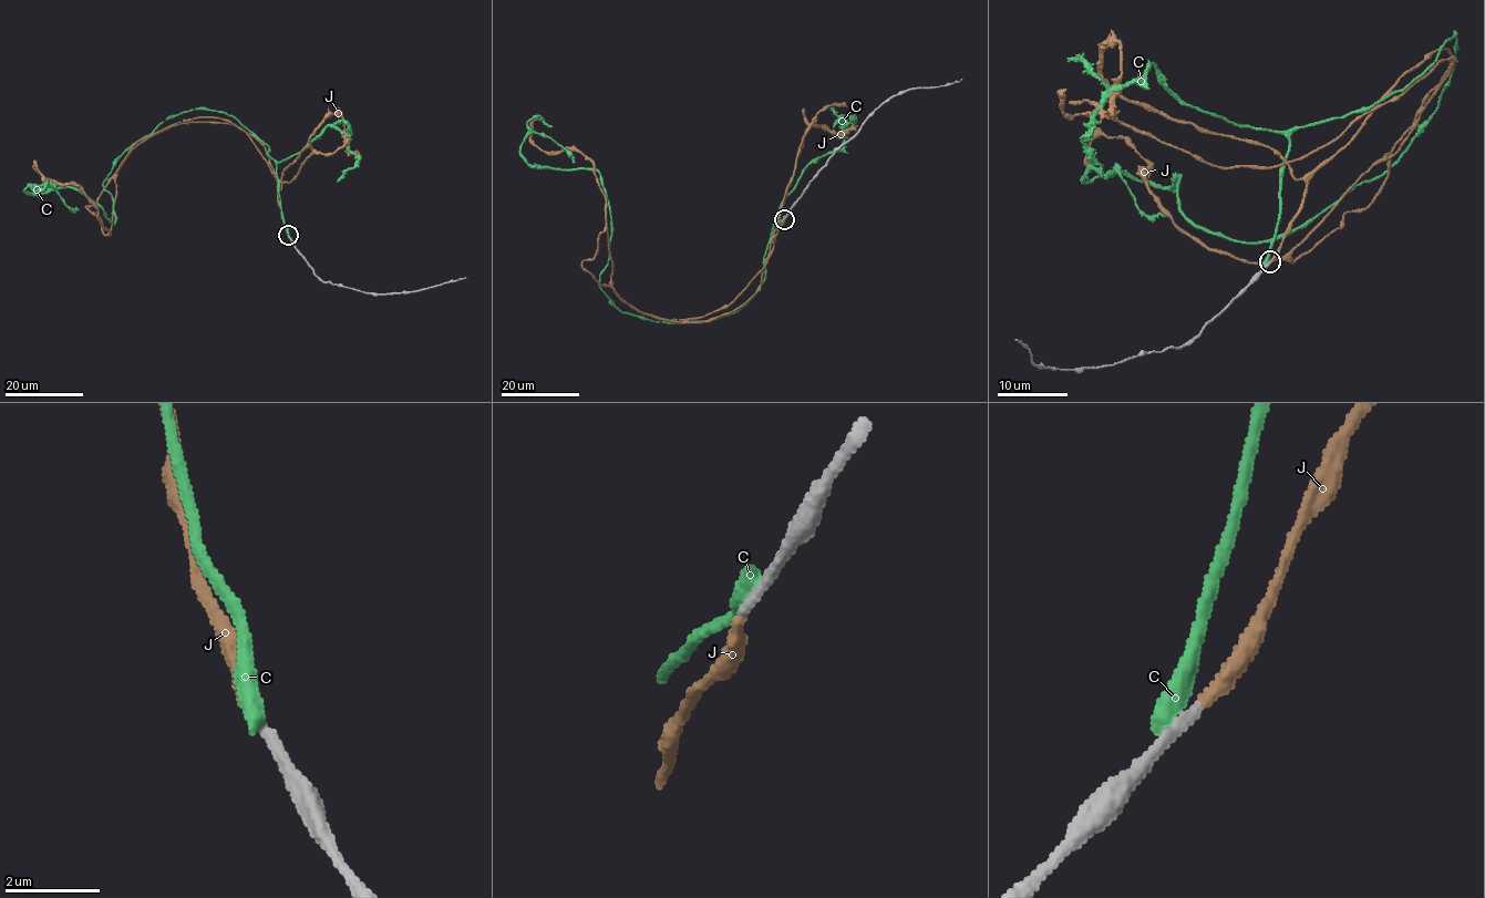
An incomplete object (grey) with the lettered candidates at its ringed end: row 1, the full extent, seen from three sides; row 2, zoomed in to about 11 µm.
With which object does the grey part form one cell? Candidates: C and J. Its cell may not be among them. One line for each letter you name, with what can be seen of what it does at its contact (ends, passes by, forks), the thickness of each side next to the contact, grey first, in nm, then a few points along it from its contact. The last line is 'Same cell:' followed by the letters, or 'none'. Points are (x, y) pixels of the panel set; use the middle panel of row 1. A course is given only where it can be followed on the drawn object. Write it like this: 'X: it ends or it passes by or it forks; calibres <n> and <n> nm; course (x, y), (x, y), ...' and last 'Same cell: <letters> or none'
J: it ends; calibres 220 and 280 nm; course (784, 220), (729, 305), (678, 321), (641, 313), (611, 286), (594, 165), (542, 151), (539, 119)
Same cell: J

